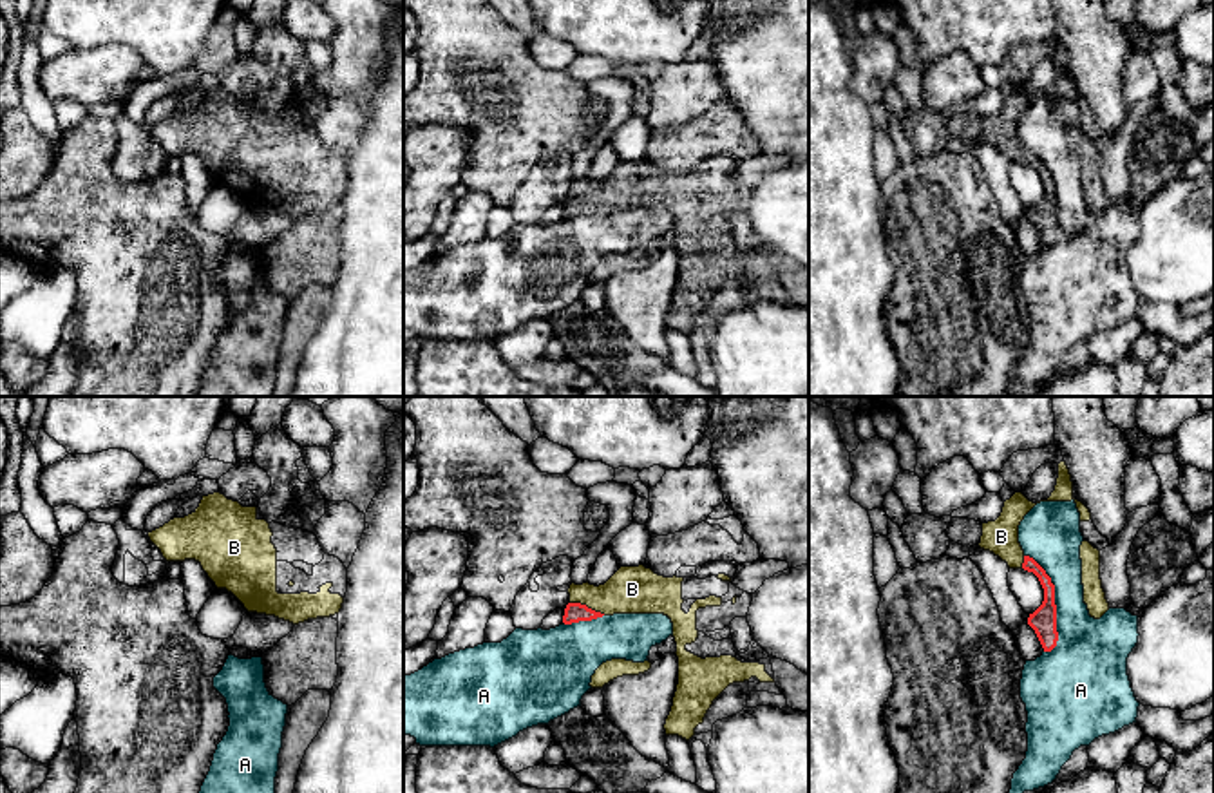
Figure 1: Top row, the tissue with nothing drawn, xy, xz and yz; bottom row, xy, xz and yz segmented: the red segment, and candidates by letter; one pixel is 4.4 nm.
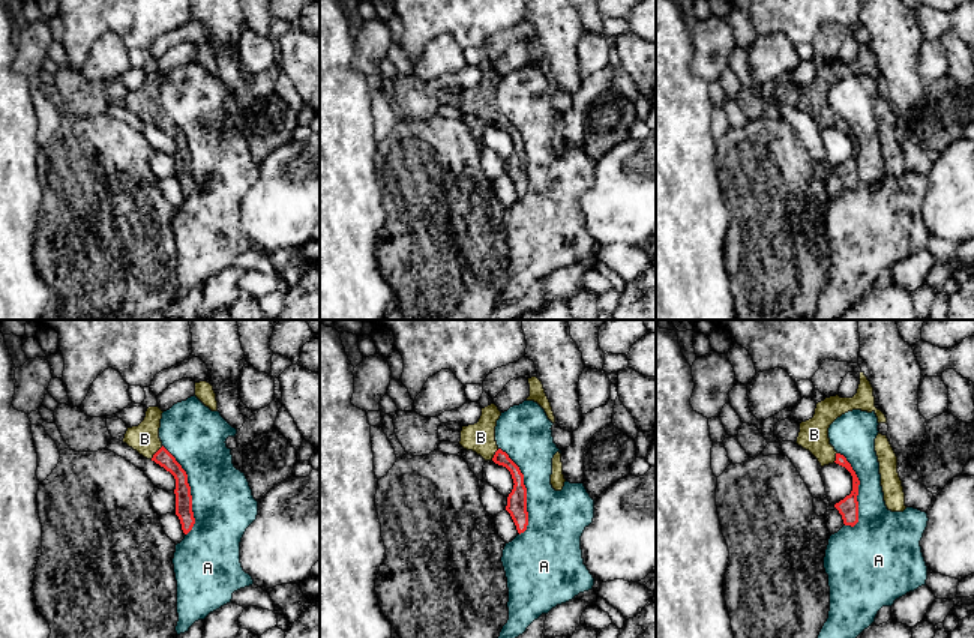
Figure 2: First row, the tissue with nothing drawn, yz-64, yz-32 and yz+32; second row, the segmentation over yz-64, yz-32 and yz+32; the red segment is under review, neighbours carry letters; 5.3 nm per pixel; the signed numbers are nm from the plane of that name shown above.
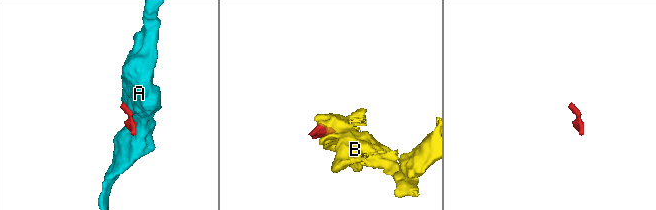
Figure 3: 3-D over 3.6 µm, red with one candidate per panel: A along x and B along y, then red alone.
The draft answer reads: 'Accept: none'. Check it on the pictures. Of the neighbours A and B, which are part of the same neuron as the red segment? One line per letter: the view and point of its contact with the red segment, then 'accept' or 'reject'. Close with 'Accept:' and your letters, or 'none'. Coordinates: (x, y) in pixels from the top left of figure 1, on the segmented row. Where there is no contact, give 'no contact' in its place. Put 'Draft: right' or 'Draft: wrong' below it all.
A: contact yz (1053, 601); reject
B: contact xz (587, 607); accept
Accept: B
Draft: wrong

